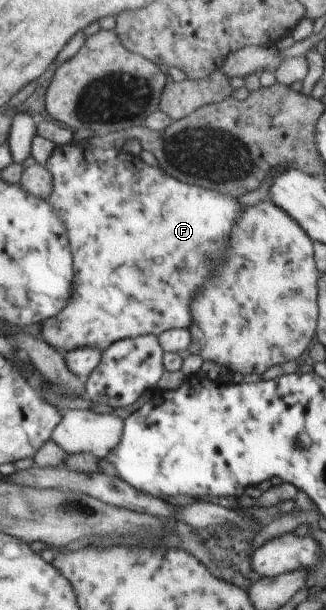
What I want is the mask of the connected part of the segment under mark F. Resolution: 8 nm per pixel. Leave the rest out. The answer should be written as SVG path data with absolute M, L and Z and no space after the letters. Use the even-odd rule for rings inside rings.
M70 141L54 145L44 166L53 175L53 186L44 202L57 211L76 262L73 262L70 294L74 302L70 302L58 318L42 326L42 338L62 354L74 348L94 348L102 352L124 338L142 334L157 337L166 330L188 328L192 322L188 310L192 294L198 292L206 278L212 276L212 270L224 262L230 230L242 214L238 200L230 194L178 182L158 165L144 164L139 156L116 148L81 146ZM138 252L150 252L150 258L138 258Z

